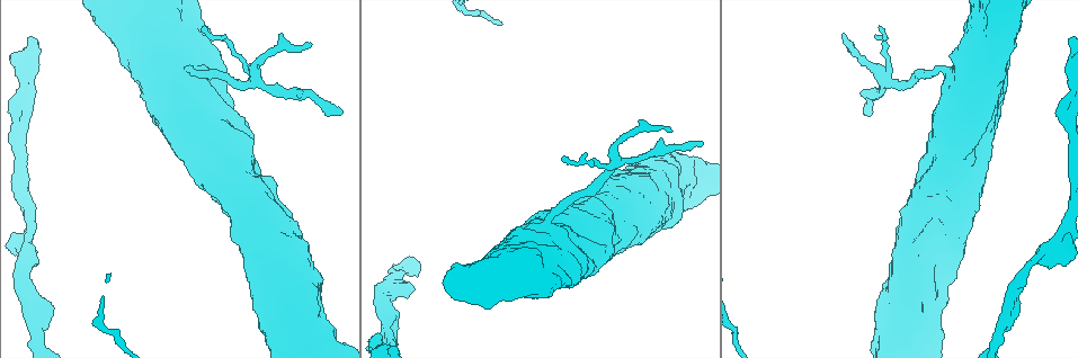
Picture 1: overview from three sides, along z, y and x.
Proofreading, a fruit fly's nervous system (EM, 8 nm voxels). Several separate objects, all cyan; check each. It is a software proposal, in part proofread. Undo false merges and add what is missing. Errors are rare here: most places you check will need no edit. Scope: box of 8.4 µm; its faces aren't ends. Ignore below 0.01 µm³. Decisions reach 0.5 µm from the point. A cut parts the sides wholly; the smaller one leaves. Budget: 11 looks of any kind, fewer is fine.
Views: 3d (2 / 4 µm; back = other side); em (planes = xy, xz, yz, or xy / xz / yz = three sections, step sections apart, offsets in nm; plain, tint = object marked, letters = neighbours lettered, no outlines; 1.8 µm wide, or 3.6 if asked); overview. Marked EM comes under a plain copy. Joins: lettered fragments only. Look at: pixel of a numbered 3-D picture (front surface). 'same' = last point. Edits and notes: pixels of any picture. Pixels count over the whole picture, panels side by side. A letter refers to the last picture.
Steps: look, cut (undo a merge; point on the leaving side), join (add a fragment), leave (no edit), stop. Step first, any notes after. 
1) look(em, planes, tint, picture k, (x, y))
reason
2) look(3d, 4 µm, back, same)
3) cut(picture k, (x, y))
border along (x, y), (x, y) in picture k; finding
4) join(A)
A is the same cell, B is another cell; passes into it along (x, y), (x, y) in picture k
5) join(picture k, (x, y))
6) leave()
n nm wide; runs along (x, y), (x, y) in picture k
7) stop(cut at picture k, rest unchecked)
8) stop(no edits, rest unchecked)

look(em, planes, letters, picture 1, (255, 82))
four arms meet

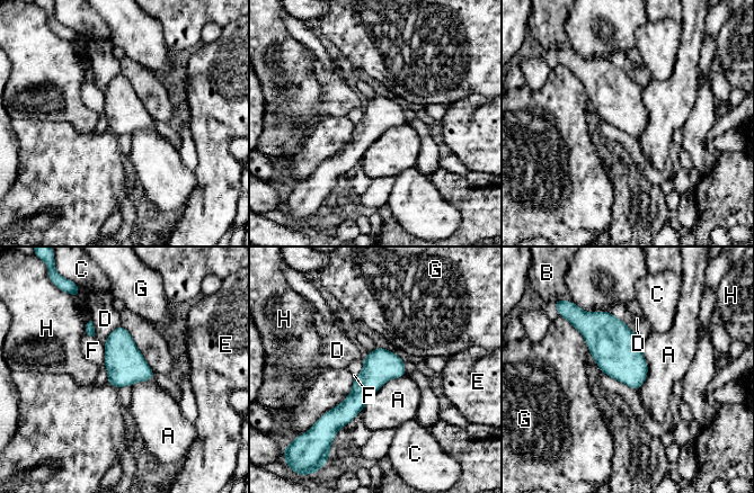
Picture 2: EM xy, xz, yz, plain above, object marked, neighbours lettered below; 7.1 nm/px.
leave()
A touches over 440 nm; A, B, C, D, E, F, G and H are other cells; one neuron here

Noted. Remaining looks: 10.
look(em, 3.6 µm, xy, step 8, tint, picture 1, (208, 106))

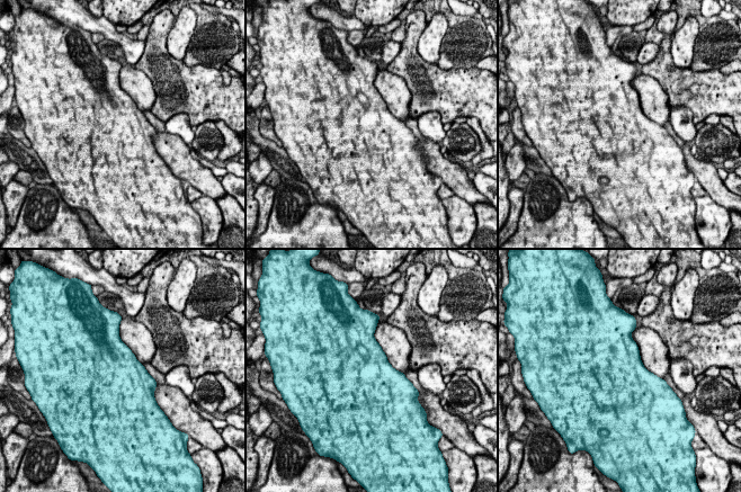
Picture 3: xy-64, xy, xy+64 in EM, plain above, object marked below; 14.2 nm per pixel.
look(em, 3.6 µm, xy, step 8, letters, same)
see the neighbours

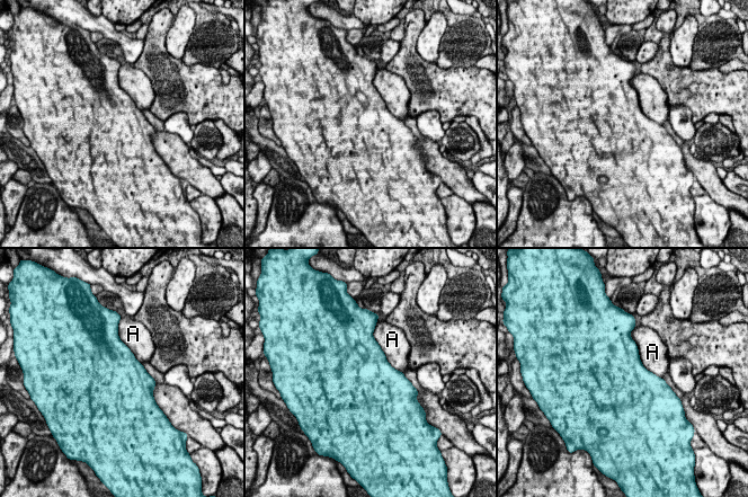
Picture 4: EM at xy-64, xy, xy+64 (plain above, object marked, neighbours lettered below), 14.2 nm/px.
leave()
A touches over 750 nm; A is another cell; border along (630, 336), (641, 363), (661, 379) in picture 4; all the same neuron

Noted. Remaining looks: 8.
look(em, planes, letters, picture 1, (217, 184))
closes a loop

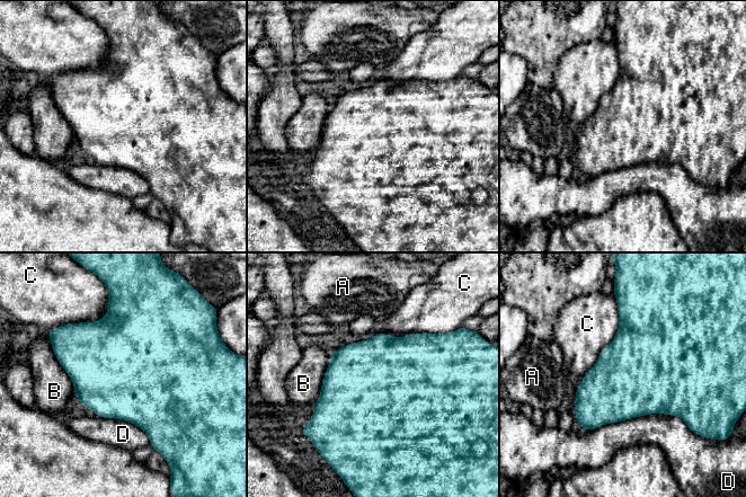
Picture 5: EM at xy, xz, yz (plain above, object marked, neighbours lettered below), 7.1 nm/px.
leave()
A, B, C and D are other cells; border along (618, 301), (618, 331), (584, 375) in picture 5; one neuron here

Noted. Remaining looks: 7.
look(em, planes, letters, picture 1, (866, 115))
free end

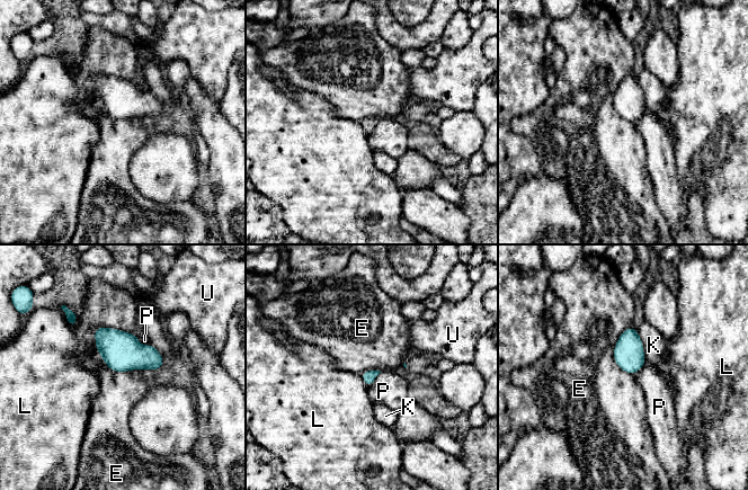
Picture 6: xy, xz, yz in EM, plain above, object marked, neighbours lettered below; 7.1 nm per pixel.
leave()
100 nm wide; E, K, L, P and U are other cells; none of them fits

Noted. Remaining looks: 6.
stop(no edits, rest unchecked)

